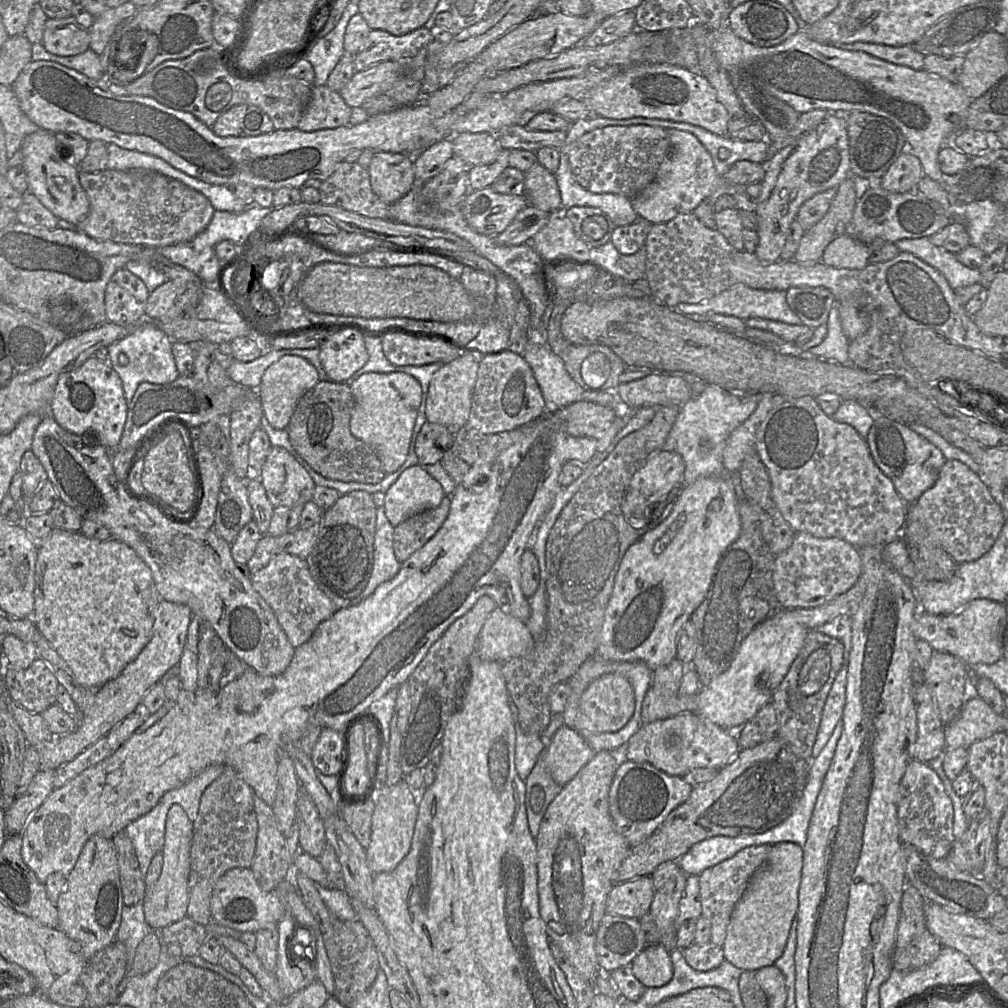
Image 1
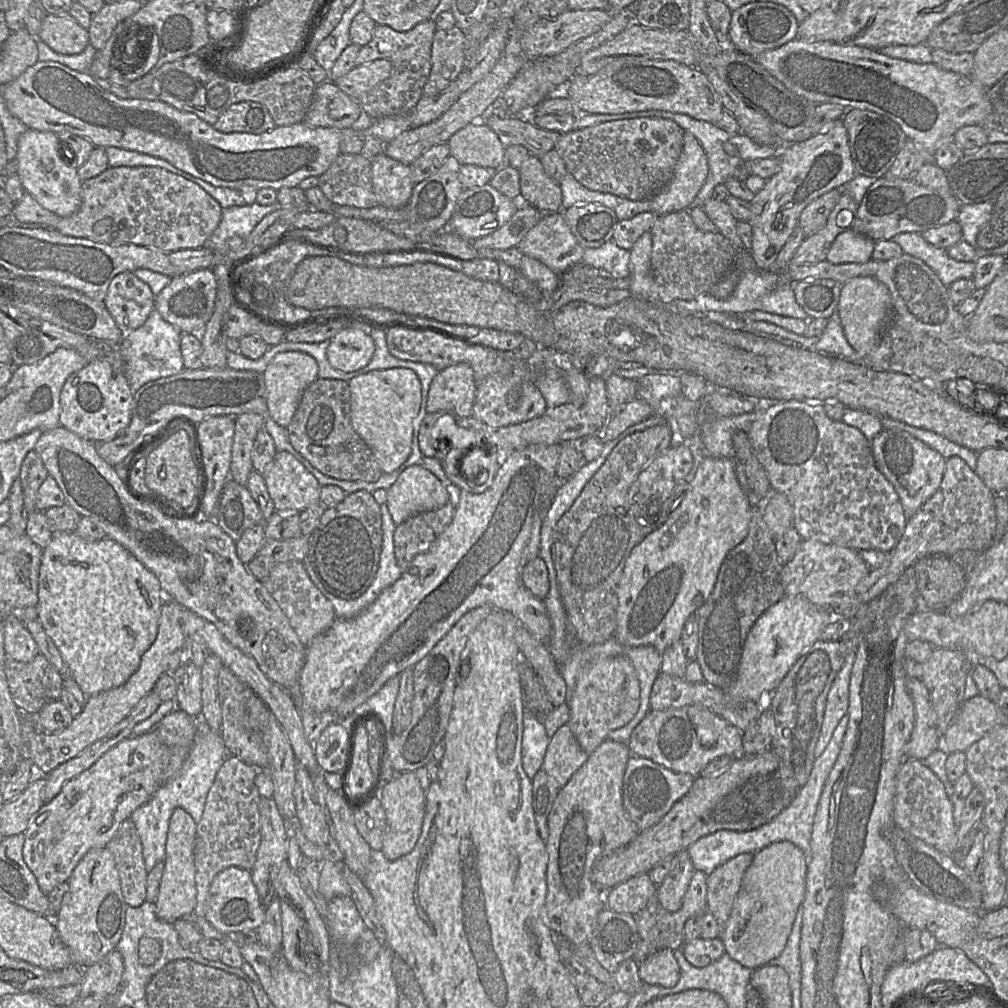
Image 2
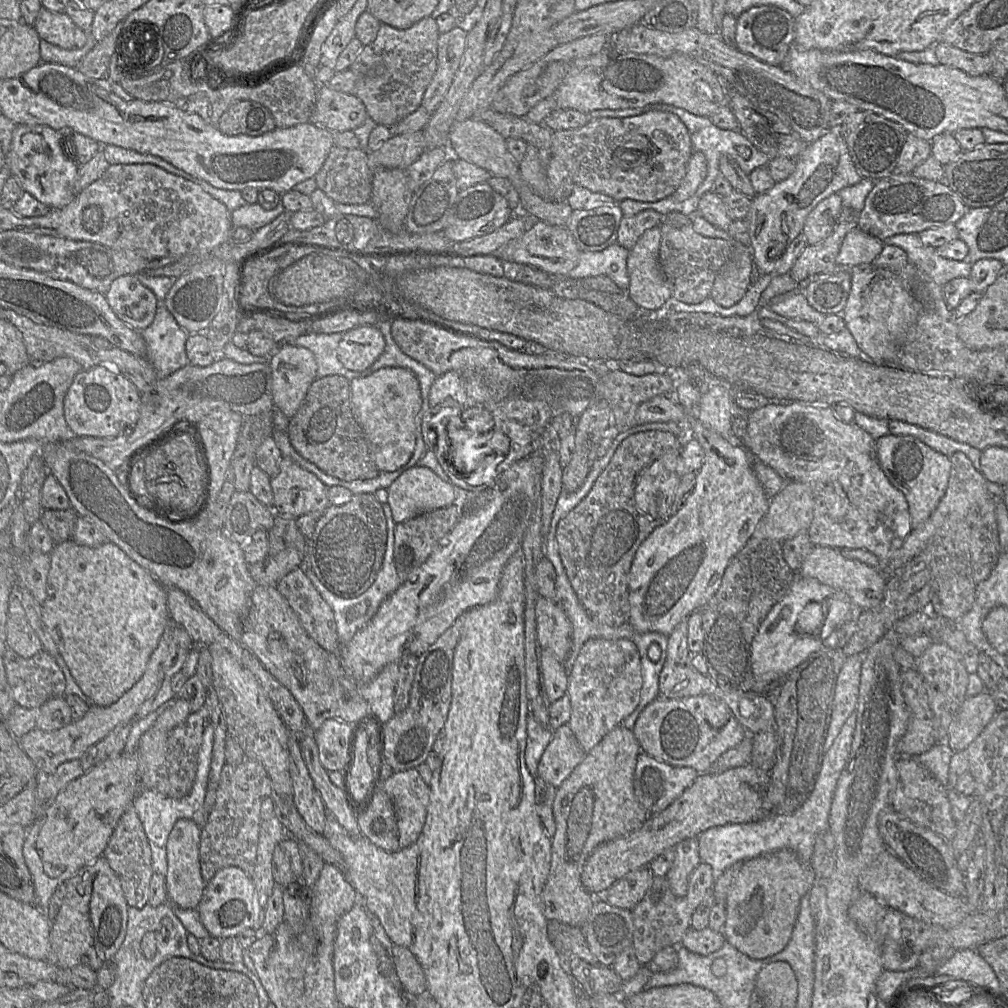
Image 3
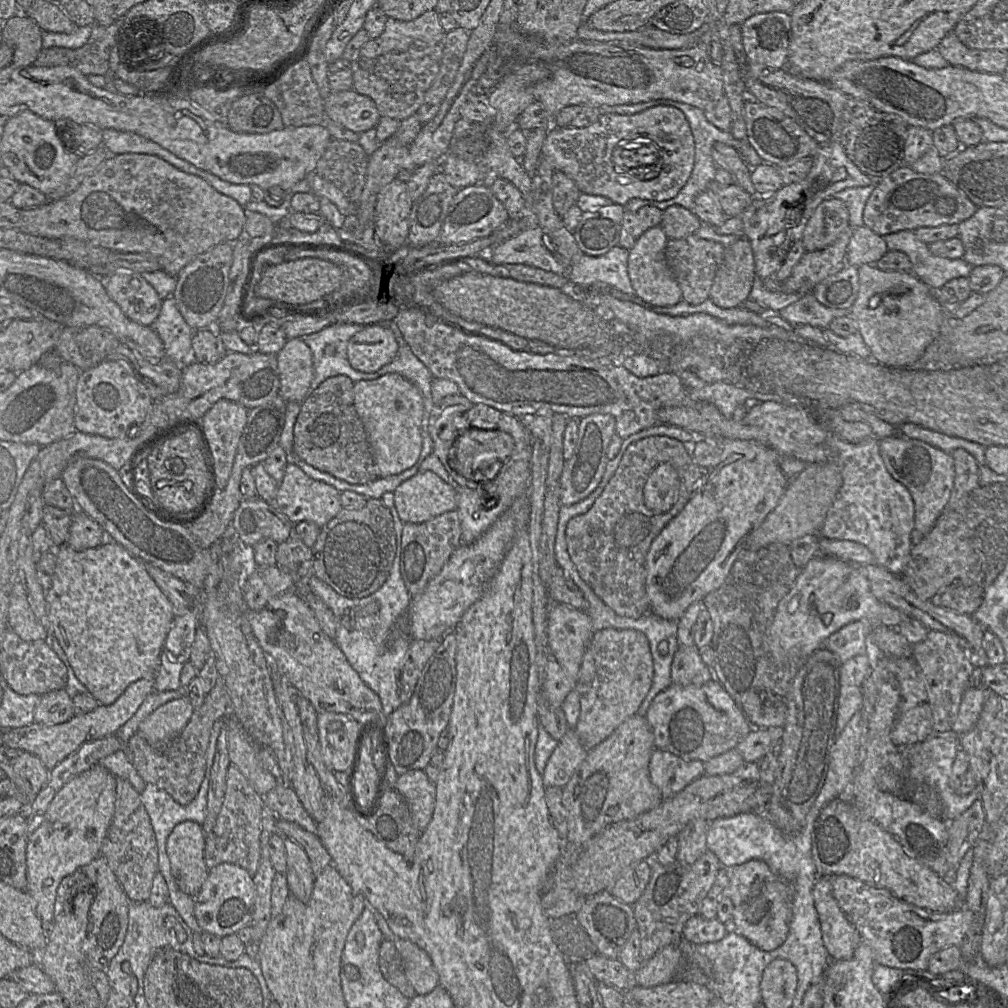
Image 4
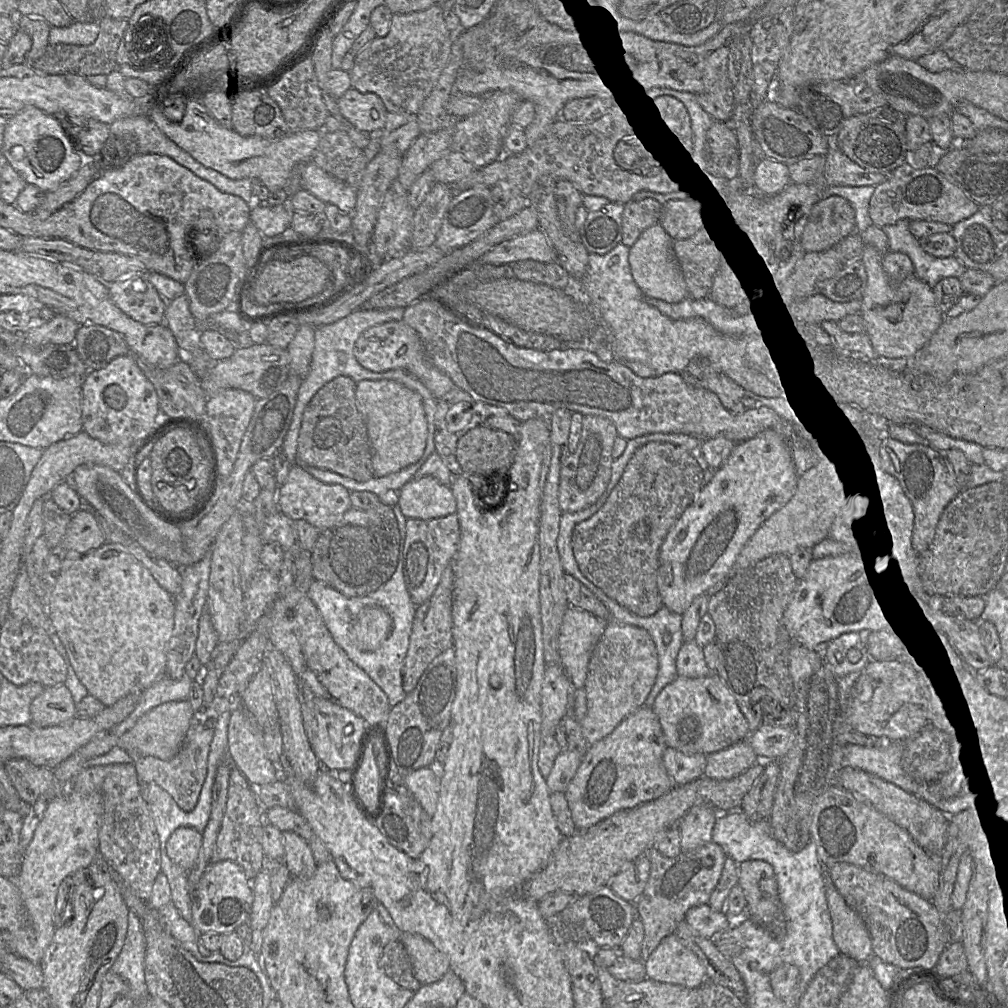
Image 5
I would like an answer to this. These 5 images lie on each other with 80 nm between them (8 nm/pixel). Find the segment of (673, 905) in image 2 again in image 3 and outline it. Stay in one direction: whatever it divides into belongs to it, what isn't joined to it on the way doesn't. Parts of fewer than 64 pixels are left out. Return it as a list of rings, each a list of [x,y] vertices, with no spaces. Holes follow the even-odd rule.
[[[687,838],[675,846],[674,860],[666,878],[676,897],[684,897],[687,894],[690,875],[701,862],[697,839]]]

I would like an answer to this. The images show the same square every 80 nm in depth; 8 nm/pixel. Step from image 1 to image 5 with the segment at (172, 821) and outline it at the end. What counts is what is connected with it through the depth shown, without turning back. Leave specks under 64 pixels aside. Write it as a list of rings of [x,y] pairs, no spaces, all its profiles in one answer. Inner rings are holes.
[[[179,827],[167,841],[167,854],[171,861],[189,872],[196,864],[203,835],[192,827]]]

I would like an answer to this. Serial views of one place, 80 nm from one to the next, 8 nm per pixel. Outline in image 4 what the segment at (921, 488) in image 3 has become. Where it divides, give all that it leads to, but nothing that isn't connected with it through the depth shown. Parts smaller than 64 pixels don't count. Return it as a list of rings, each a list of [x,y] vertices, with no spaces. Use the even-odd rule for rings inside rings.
[[[900,435],[879,440],[880,454],[888,473],[909,491],[915,512],[913,542],[927,535],[944,511],[954,485],[954,462],[950,453],[943,452],[917,439]]]

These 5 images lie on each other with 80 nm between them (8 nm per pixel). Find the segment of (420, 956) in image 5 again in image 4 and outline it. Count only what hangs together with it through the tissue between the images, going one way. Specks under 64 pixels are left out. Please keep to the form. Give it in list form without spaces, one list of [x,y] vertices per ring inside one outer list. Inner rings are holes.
[[[396,937],[394,942],[402,961],[405,977],[416,994],[429,994],[439,985],[439,976],[430,956],[409,940]]]

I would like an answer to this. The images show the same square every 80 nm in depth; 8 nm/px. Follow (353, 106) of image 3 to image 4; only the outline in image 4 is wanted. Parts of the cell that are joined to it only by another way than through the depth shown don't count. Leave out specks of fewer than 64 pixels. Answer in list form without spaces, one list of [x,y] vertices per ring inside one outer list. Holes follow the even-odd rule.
[[[354,89],[332,92],[324,99],[327,121],[333,121],[360,134],[376,127],[380,119],[375,102]]]

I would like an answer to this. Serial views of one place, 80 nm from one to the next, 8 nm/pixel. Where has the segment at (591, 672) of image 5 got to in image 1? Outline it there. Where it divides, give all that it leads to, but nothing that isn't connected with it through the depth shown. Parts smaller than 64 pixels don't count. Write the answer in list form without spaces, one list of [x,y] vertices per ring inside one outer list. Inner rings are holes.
[[[605,674],[593,680],[583,692],[575,719],[580,735],[614,732],[624,727],[635,710],[635,695],[630,682],[617,674]]]

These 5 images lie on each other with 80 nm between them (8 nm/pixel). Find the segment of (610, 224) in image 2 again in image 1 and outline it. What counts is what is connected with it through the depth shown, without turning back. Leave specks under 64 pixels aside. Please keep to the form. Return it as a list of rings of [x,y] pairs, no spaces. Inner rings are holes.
[[[573,206],[563,211],[576,235],[590,248],[602,246],[611,240],[616,225],[600,208]]]

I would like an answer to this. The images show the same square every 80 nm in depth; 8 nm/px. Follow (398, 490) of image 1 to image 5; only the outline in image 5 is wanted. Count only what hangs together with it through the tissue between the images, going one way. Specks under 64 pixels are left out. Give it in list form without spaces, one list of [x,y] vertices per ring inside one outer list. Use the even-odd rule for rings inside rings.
[[[431,476],[412,479],[398,495],[397,504],[407,519],[429,520],[456,513],[456,500],[450,486]]]

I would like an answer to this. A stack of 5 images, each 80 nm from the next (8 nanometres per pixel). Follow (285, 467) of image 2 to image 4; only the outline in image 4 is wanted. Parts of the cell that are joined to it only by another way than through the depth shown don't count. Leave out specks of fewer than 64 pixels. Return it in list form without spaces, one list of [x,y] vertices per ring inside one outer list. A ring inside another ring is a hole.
[[[288,462],[284,477],[277,485],[274,504],[293,524],[309,521],[321,528],[343,508],[340,493],[334,487],[309,477],[297,465]]]

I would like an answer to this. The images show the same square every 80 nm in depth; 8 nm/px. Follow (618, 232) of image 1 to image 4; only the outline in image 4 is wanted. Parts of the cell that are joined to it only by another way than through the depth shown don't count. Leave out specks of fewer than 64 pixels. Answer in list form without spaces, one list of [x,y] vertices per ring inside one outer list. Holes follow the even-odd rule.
[[[643,206],[637,211],[626,210],[623,216],[619,245],[631,249],[649,228],[661,224],[663,211],[655,206]]]

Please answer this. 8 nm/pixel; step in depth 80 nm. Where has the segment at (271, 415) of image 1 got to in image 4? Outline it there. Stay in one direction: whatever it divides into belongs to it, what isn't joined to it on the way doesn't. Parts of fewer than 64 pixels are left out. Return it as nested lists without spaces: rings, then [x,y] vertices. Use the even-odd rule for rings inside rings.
[[[301,338],[288,339],[276,357],[279,395],[287,402],[302,403],[311,393],[310,384],[314,376],[311,349]]]

